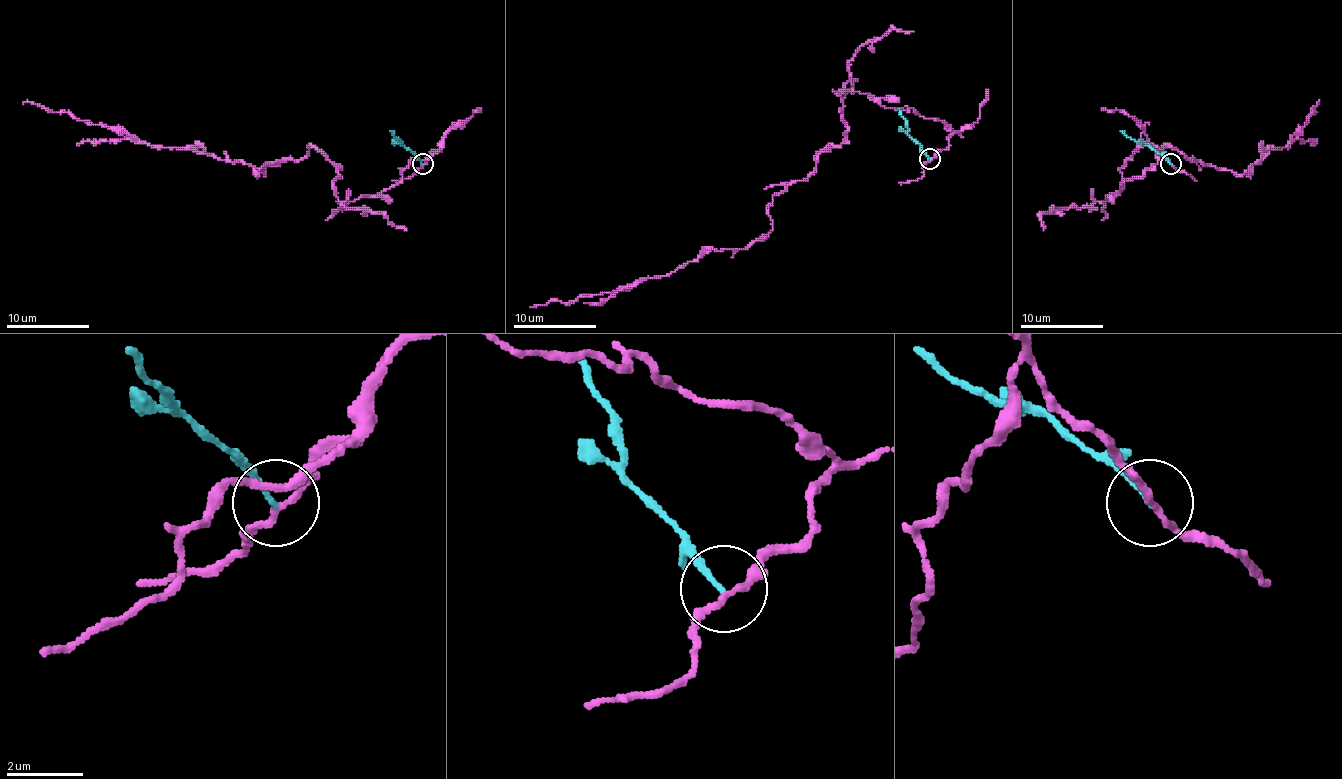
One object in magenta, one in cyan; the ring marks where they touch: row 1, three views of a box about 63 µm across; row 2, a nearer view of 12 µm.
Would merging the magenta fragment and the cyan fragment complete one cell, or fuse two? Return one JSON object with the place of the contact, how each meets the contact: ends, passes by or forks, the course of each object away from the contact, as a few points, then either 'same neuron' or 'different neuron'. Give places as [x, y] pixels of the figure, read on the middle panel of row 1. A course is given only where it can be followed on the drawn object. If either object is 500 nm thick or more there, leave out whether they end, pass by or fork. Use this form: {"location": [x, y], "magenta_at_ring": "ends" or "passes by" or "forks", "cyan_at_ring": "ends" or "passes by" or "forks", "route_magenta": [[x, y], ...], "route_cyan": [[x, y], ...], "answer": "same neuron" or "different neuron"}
{"location": [929, 158], "magenta_at_ring": "passes by", "cyan_at_ring": "ends", "route_magenta": [[930, 160], [953, 131], [849, 81], [845, 139], [772, 197], [764, 236], [613, 292], [530, 307]], "route_cyan": [[930, 158], [907, 133], [907, 122], [897, 108]], "answer": "different neuron"}

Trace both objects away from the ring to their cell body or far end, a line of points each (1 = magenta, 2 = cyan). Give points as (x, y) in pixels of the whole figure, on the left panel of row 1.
1: (423, 164), (446, 133), (398, 183), (338, 201), (338, 170), (313, 147), (265, 166), (265, 174), (23, 104)
2: (423, 164), (390, 131)

